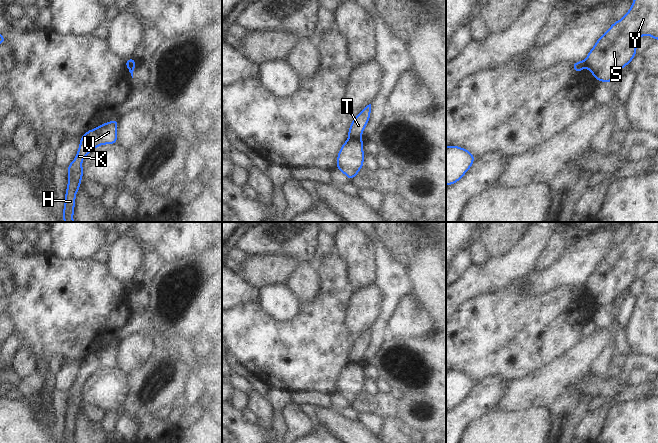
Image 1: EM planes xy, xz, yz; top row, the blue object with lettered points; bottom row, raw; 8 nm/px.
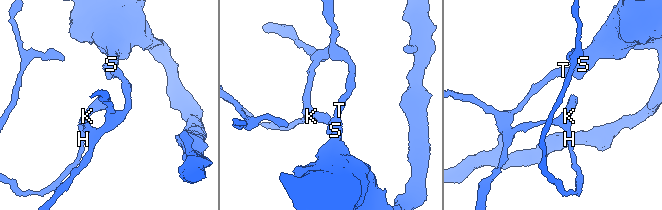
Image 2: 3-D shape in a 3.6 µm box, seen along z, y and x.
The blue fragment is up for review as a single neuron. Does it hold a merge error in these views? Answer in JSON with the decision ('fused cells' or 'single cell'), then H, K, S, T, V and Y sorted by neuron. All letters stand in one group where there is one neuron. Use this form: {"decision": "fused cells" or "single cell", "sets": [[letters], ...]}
{"decision": "fused cells", "sets": [["H", "K", "T", "V"], ["S", "Y"]]}

